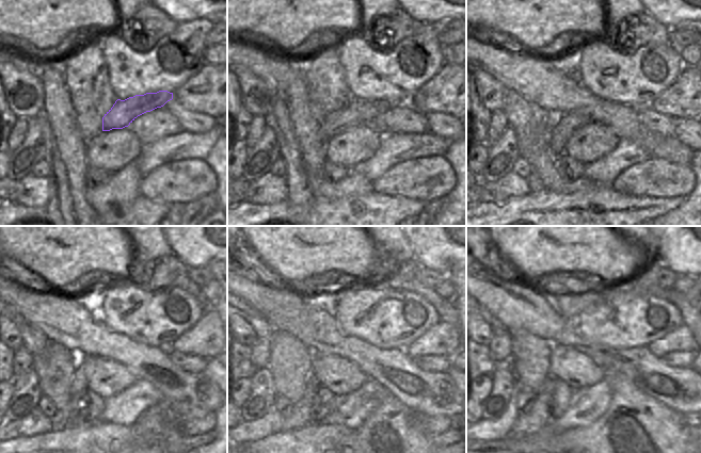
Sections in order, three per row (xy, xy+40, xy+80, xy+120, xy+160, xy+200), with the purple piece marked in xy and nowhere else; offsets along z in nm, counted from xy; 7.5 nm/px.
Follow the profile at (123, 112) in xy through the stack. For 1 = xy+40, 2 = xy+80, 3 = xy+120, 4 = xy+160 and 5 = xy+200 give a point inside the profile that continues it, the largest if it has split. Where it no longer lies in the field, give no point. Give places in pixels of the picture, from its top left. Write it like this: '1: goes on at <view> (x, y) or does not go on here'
1: goes on at xy+40 (359, 112)
2: goes on at xy+80 (563, 126)
3: goes on at xy+120 (79, 383)
4: goes on at xy+160 (301, 416)
5: goes on at xy+200 (537, 418)

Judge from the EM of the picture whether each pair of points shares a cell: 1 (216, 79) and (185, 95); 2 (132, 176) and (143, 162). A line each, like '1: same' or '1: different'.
1: same
2: different

